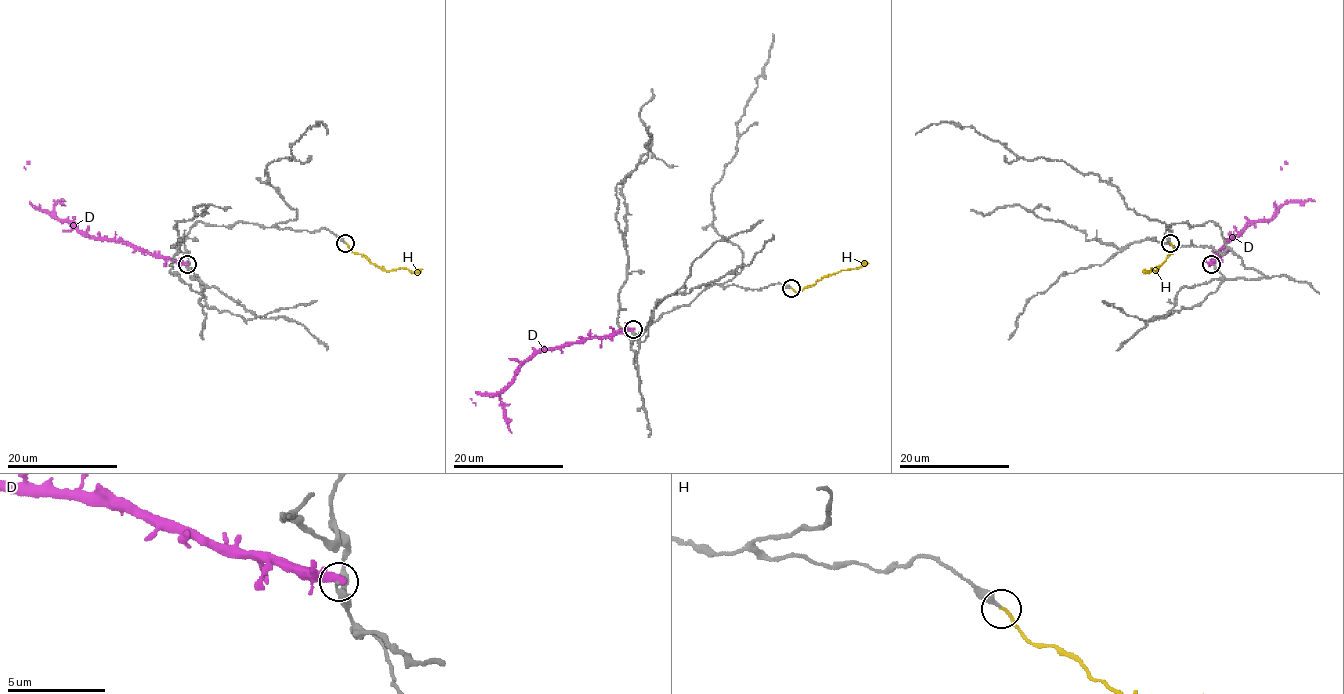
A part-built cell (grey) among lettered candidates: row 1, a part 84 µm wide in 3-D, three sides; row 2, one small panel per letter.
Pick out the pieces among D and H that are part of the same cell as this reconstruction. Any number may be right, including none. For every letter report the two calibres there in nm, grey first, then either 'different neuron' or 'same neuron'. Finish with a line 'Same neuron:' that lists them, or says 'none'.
D: 160/440 nm | different neuron
H: 320/150 nm | same neuron
Same neuron: H

